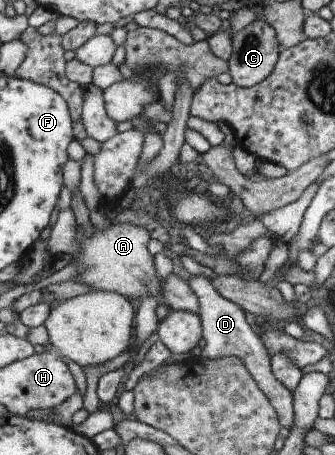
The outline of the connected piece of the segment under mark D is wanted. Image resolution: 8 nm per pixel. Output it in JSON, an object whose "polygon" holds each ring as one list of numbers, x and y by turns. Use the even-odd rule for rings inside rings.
{"polygon":[[192,275,187,283,193,288,194,293,198,295,202,305,200,316,203,322,203,339,206,341,206,345,197,359,200,359,200,361,206,361,206,359,214,361,214,359,222,359,222,357,229,357,230,355,240,357,244,361,244,365,248,367,248,371,252,373,252,377,258,381,260,389,272,401,272,405,274,405,278,413,278,420,282,425,282,429,285,433,289,432,292,421,294,421,291,392,278,383,278,379,276,379,276,375,272,371,268,347,264,345,262,337,258,337,256,331,252,329,252,325,248,323,244,309,232,301,224,299,220,295,220,291,214,287,214,283,210,283,210,278,204,277,204,275]]}

